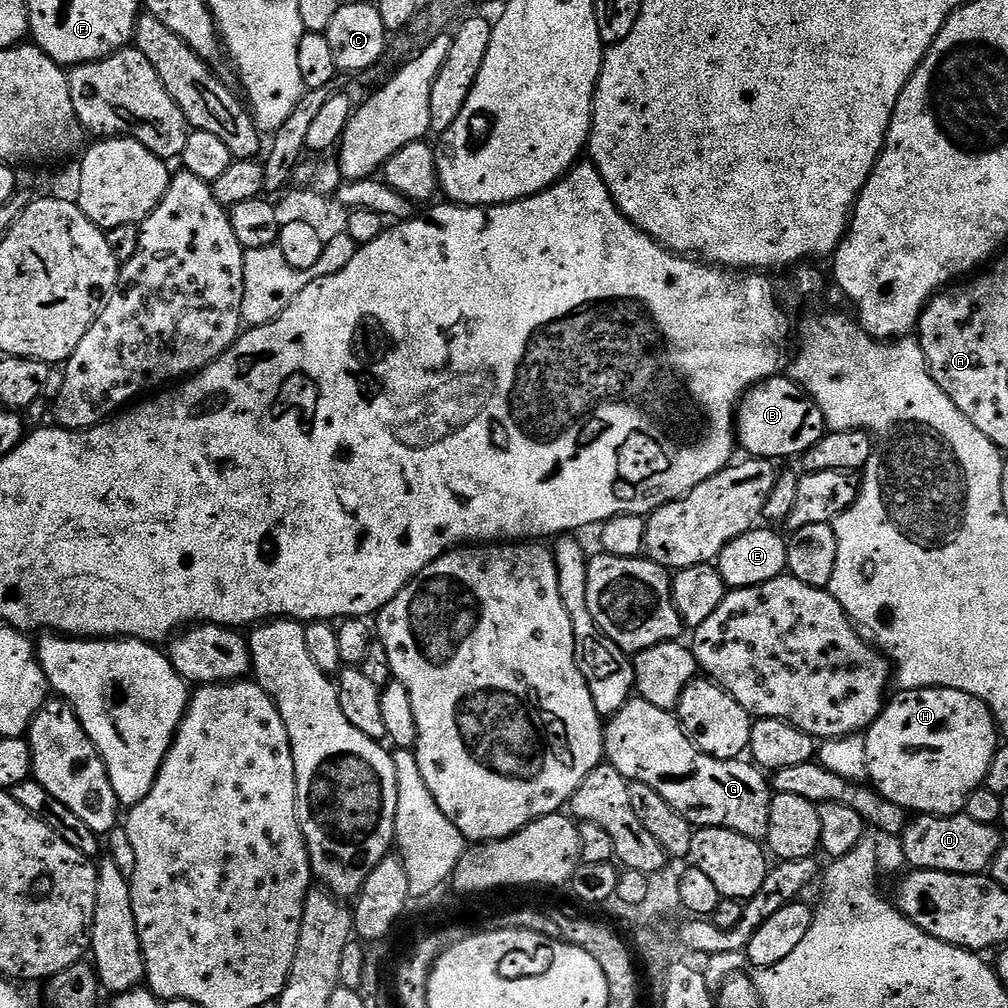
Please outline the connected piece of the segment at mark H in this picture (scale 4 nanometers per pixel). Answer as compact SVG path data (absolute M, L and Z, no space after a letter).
M910 688L907 690L897 691L896 700L889 699L880 716L872 723L872 727L867 729L866 735L863 737L864 757L868 763L868 780L871 787L875 788L881 796L884 796L890 802L894 802L898 806L902 806L905 810L912 814L927 814L930 816L955 816L963 813L968 795L975 788L981 787L986 778L986 774L990 770L990 762L994 758L998 747L998 725L996 719L992 716L992 712L978 698L974 698L970 694L966 694L962 690L950 690L949 688Z

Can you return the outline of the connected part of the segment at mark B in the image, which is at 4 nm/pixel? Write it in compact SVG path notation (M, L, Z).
M777 374L761 384L756 384L740 401L736 414L736 435L741 449L745 448L747 455L752 458L781 462L787 456L803 457L812 447L824 437L826 425L822 410L809 398L807 392L795 380L784 374Z

